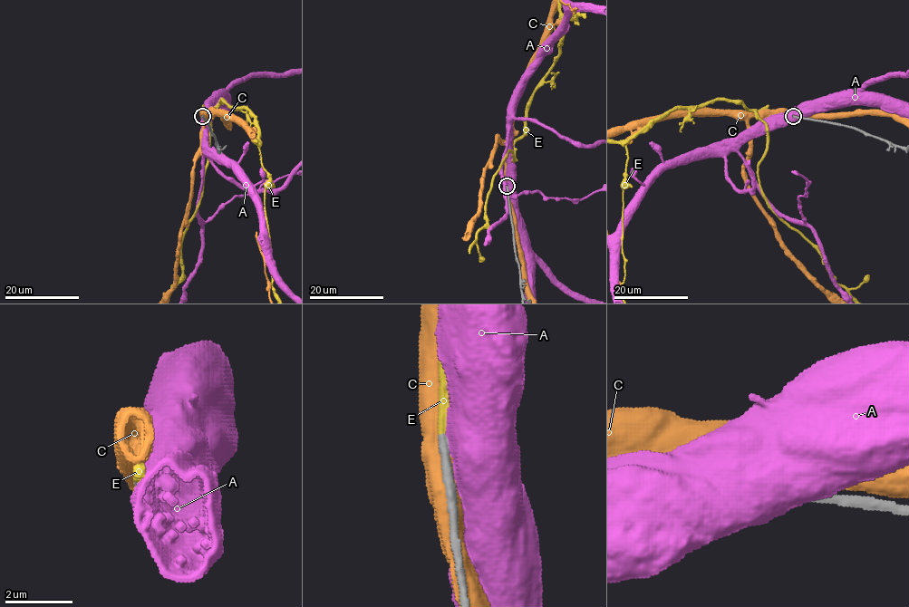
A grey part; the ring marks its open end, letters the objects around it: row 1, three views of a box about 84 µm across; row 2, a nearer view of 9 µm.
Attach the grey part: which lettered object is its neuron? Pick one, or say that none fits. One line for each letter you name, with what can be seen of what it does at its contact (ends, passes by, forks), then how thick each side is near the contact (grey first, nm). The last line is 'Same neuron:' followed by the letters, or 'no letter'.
E: it ends there; 280 nm thick on the grey side, 240 nm on the other
Same neuron: E

